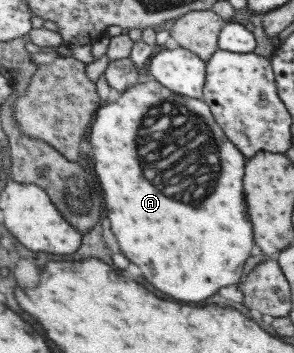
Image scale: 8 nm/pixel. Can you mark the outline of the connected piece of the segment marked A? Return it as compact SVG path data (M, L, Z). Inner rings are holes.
M149 80L135 83L114 102L101 105L90 124L95 172L107 196L111 232L121 254L139 266L143 278L153 288L183 302L199 302L223 286L237 284L253 248L253 230L247 220L241 188L245 162L214 122L205 102L175 94L157 81Z

